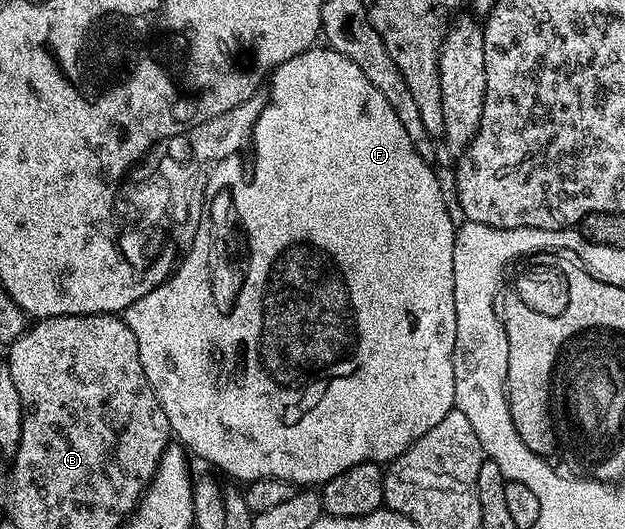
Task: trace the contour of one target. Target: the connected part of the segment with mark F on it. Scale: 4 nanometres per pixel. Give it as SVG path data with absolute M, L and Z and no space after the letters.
M314 46L303 54L280 64L271 73L271 79L267 84L268 88L266 106L257 118L257 125L253 127L255 141L257 140L257 160L252 161L251 167L257 171L257 192L261 192L261 200L265 200L265 204L269 204L269 208L261 208L261 220L265 220L265 228L261 228L261 232L253 232L253 264L249 264L249 284L245 284L245 292L241 292L241 304L237 304L237 312L233 312L233 316L229 316L229 320L225 320L225 316L217 314L214 307L203 306L205 284L197 284L197 276L181 276L181 278L175 278L175 282L169 281L168 278L162 279L157 287L152 288L146 296L139 298L131 307L125 309L123 319L125 325L131 330L131 334L135 334L135 342L139 342L139 362L143 366L143 374L147 374L147 382L151 382L157 395L157 401L167 414L170 433L194 457L197 455L199 459L214 464L218 468L218 470L216 469L218 473L226 472L227 475L234 476L233 480L237 482L248 482L259 478L279 478L291 481L294 486L320 486L326 484L331 478L335 478L335 474L343 474L343 470L347 470L351 466L360 464L388 465L404 454L415 441L423 438L423 434L427 434L427 430L431 430L431 426L439 426L439 422L443 422L443 418L447 418L447 414L454 411L455 270L453 269L453 238L455 223L453 224L452 218L449 217L449 208L445 205L445 192L441 189L436 174L433 173L434 165L423 159L419 150L415 150L411 138L407 138L407 130L403 130L403 122L399 122L399 117L395 115L395 110L391 110L387 98L383 98L383 94L379 94L379 90L375 90L375 86L371 86L367 74L363 74L363 70L359 70L359 66L355 66L355 62L351 62L351 58L339 54L328 46Z

